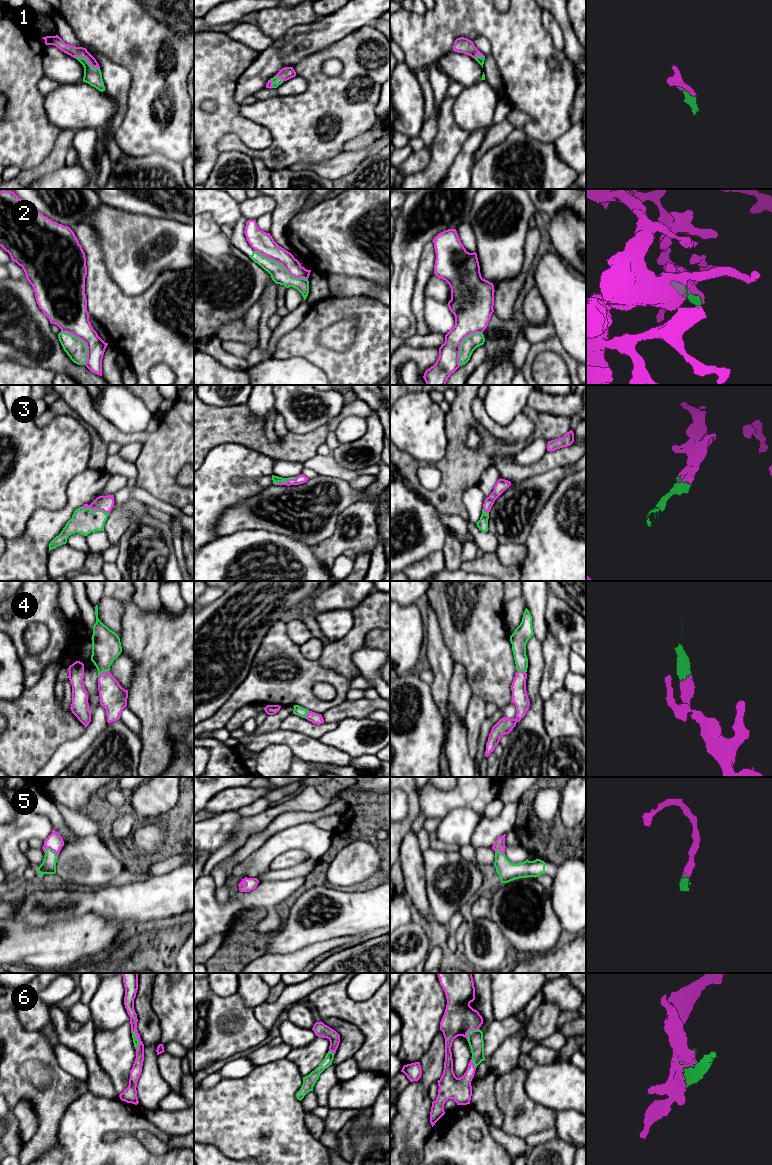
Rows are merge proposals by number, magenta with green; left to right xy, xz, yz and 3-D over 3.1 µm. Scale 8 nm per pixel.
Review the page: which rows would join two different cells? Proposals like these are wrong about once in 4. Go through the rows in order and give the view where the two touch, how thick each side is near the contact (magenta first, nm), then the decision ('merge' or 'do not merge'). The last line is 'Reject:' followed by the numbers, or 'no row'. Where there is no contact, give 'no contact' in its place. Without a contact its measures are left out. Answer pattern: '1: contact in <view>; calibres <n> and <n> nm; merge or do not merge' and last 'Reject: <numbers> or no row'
1: contact in xy; calibres 90 and 140 nm; merge
2: contact in xz; calibres 170 and 140 nm; do not merge
3: contact in xy; calibres 120 and 200 nm; merge
4: contact in xy; calibres 220 and 240 nm; merge
5: contact in xy; calibres 130 and 120 nm; merge
6: contact in xy; calibres 80 and 50 nm; merge
Reject: 2

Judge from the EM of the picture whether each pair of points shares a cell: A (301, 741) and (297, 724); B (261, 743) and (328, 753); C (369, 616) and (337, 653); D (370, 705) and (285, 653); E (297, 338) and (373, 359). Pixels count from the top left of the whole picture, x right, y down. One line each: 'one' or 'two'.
A: two
B: one
C: one
D: two
E: one

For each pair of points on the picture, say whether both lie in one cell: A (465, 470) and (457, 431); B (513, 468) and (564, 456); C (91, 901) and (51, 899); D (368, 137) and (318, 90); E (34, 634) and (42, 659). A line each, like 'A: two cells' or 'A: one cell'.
A: one cell
B: one cell
C: one cell
D: two cells
E: two cells

